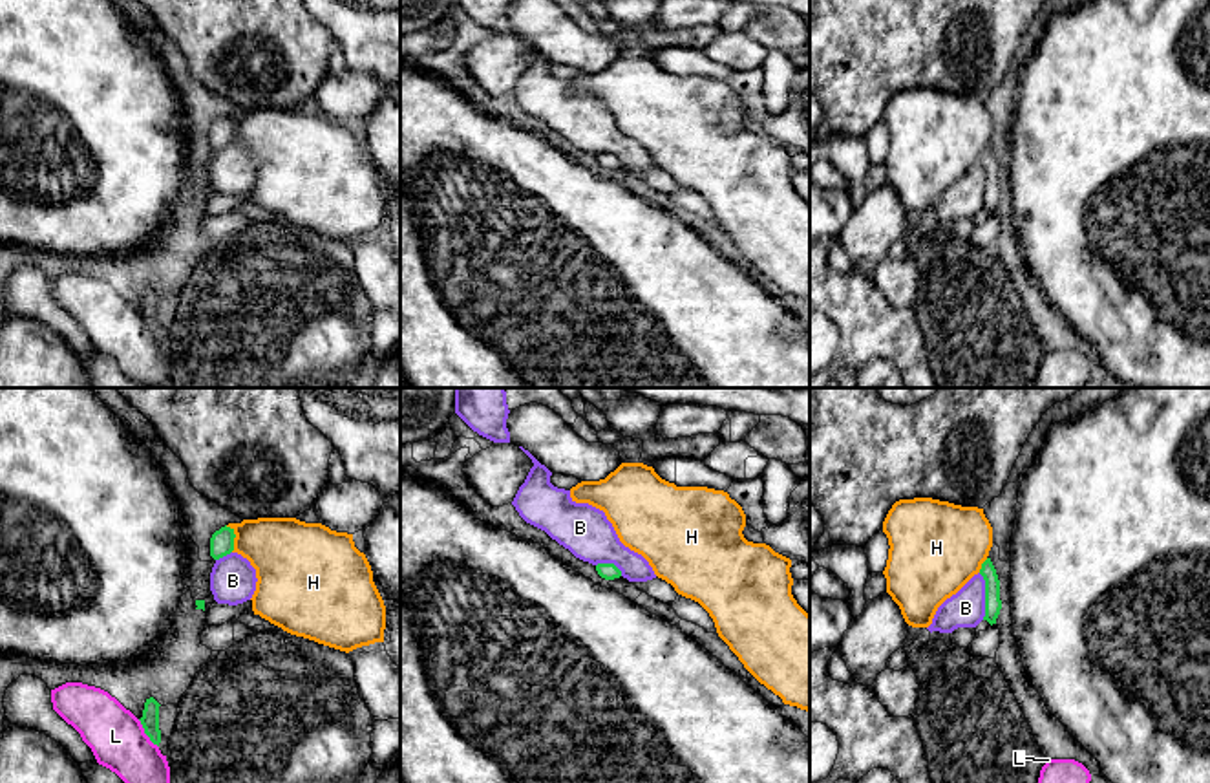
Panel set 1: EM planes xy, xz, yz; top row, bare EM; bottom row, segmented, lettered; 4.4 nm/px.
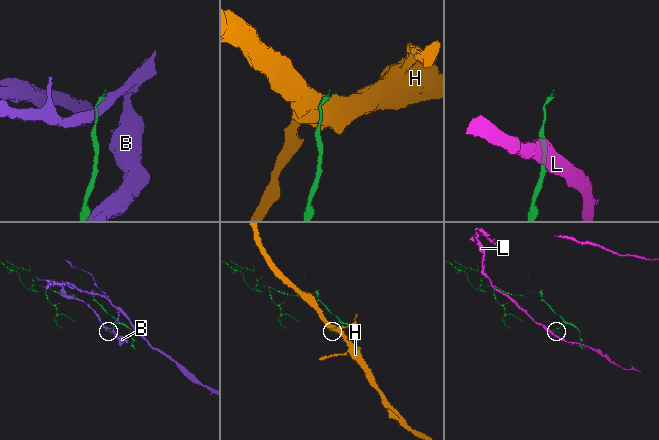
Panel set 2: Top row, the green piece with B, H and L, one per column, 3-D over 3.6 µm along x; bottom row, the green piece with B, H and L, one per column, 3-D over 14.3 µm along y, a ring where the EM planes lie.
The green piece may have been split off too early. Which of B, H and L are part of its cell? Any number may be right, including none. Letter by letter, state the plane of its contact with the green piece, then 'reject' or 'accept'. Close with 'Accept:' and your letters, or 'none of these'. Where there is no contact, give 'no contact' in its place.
B: yz | reject
H: xy | reject
L: xy | reject
Accept: none of these

